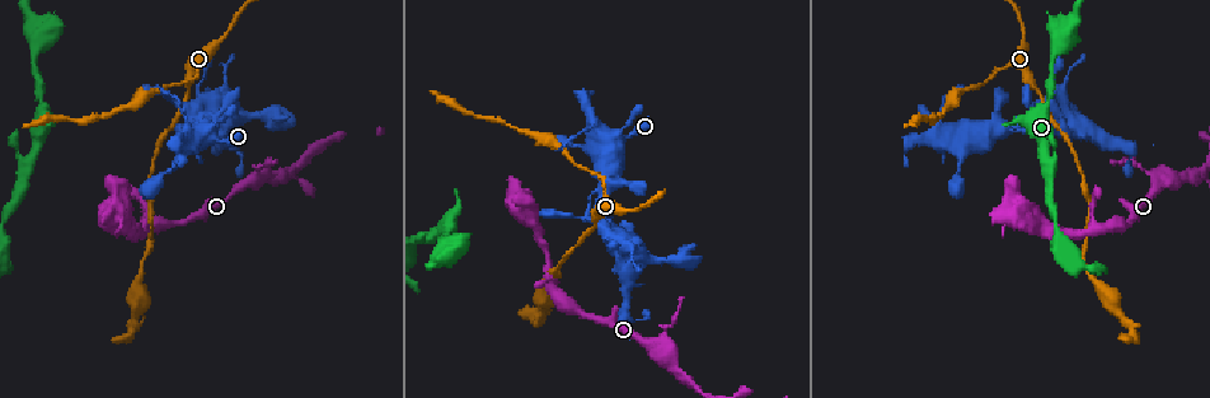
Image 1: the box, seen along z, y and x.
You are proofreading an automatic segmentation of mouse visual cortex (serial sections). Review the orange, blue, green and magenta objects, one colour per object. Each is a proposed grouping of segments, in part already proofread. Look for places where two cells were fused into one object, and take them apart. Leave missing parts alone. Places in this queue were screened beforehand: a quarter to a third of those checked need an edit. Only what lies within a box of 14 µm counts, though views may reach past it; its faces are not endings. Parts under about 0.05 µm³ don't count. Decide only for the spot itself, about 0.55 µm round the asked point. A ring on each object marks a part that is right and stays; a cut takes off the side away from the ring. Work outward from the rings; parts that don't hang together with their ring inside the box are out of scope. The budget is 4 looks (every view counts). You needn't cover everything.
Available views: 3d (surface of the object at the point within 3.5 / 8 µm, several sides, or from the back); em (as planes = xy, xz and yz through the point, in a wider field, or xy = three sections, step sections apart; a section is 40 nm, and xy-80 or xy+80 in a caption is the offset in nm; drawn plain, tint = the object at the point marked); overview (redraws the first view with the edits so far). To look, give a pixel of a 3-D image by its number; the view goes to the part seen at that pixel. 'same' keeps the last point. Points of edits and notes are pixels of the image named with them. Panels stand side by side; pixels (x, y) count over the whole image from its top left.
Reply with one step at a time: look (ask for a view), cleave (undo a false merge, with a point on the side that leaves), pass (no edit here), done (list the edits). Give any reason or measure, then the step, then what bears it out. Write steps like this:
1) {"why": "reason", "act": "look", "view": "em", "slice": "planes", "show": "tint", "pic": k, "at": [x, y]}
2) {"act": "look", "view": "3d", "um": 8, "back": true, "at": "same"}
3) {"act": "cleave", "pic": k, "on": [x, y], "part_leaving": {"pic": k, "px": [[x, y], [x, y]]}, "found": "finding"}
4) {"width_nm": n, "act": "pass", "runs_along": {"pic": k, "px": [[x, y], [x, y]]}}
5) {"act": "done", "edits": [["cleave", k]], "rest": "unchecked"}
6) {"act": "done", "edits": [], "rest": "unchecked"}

{"why": "sharp bend", "act": "look", "view": "3d", "um": 3.5, "pic": 1, "at": [256, 173]}

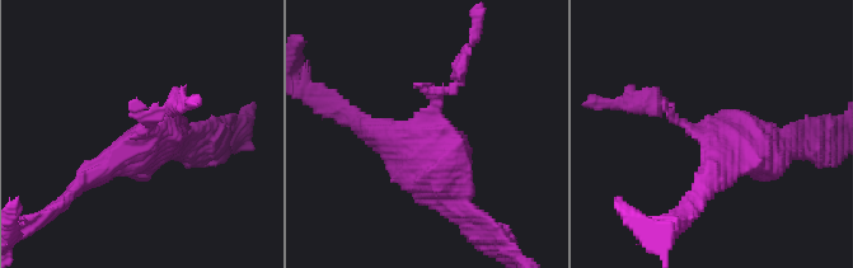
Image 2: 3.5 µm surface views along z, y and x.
{"why": "shape alone is not enough", "act": "look", "view": "em", "slice": "xy", "step": 2, "show": "tint", "pic": 2, "at": [147, 134]}

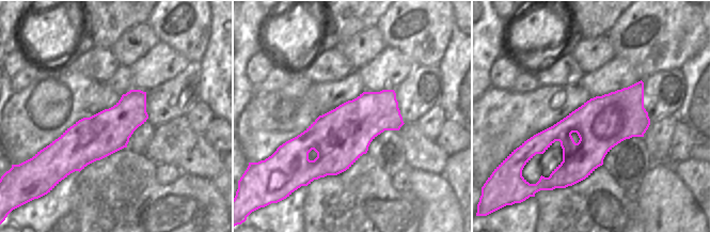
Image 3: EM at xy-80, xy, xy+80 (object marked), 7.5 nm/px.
{"width_nm": 440, "act": "pass", "runs_along": {"pic": 2, "px": [[364, 123], [435, 136], [446, 207]]}, "found": "all the same cell"}

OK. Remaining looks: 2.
{"why": "abrupt turn", "act": "look", "view": "3d", "um": 3.5, "pic": 1, "at": [216, 106]}

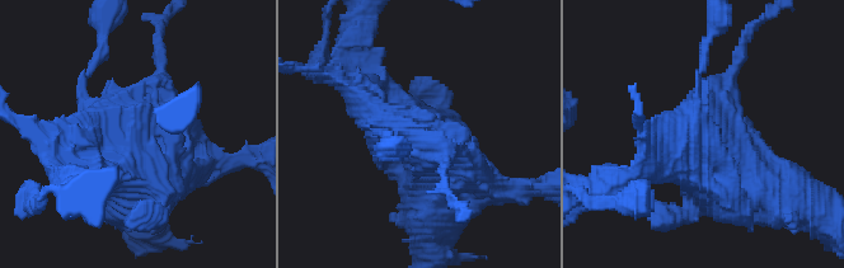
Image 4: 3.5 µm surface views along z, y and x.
{"why": "now the EM", "act": "look", "view": "em", "slice": "xy", "step": 1, "show": "tint", "pic": 4, "at": [703, 138]}

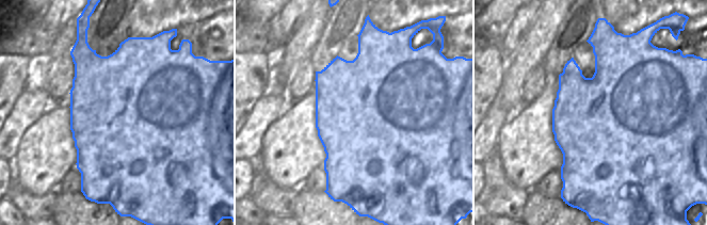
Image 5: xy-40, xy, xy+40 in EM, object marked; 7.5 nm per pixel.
{"act": "pass", "runs_along": {"pic": 4, "px": [[361, 84], [432, 150], [432, 208]]}, "found": "continuous, no second cell"}

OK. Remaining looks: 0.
{"act": "done", "edits": [], "rest": "unchecked"}

